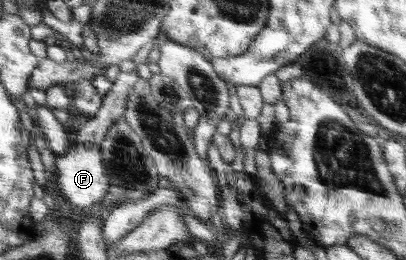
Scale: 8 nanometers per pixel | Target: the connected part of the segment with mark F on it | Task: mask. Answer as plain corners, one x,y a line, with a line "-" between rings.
100,144
72,145
65,155
56,158
55,183
62,196
76,210
89,209
109,193
109,176
103,163

